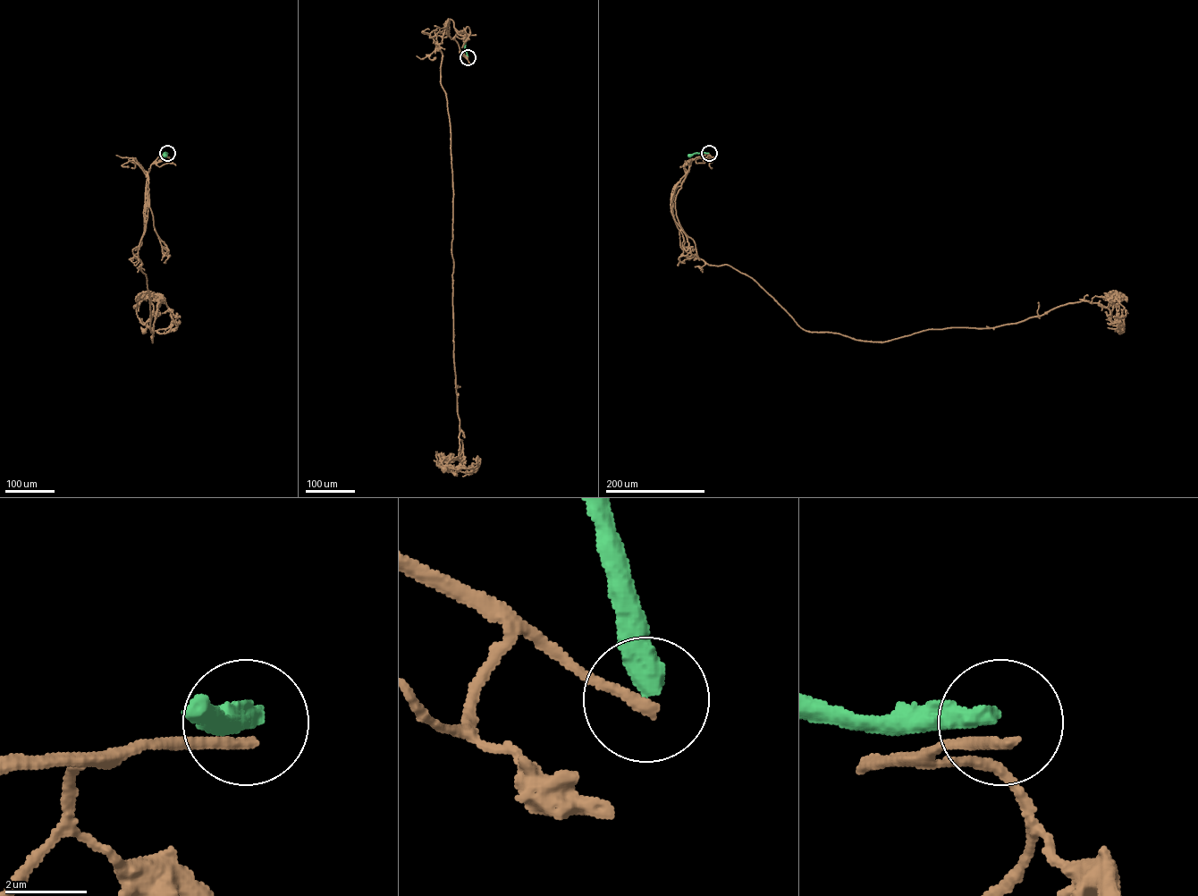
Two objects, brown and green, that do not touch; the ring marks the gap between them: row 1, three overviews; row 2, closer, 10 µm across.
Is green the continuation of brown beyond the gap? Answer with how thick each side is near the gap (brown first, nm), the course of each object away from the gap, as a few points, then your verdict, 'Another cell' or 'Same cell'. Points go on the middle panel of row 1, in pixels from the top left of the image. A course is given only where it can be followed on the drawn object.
Thickness 320 nm (brown) against 500 nm. Course of brown: (468, 57), (444, 23), (438, 46), (451, 134), (460, 448), (444, 469). Course of green: (468, 56), (466, 38). Another cell

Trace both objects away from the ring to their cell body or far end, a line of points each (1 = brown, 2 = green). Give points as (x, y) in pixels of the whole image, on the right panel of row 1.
1: (709, 153), (676, 196), (680, 226), (699, 257), (752, 278), (804, 330), (884, 342), (1085, 300), (1120, 332)
2: (708, 153), (689, 155)

